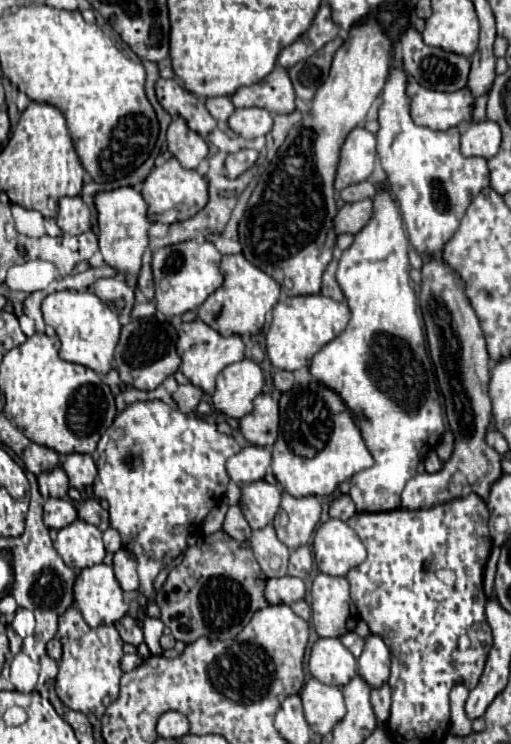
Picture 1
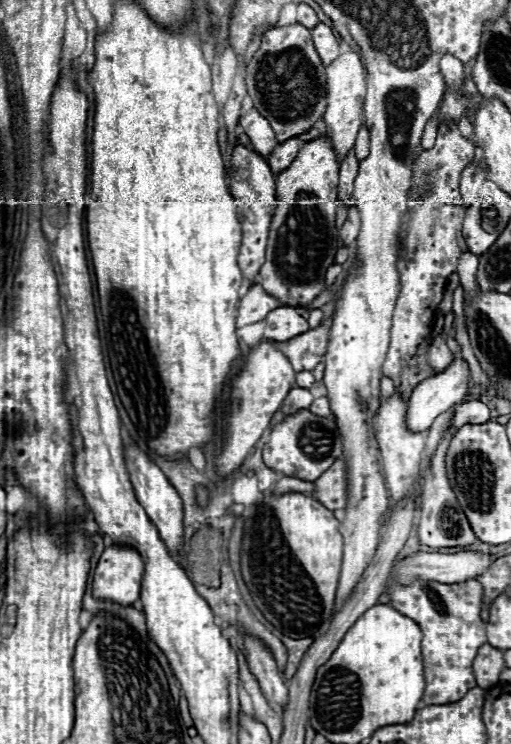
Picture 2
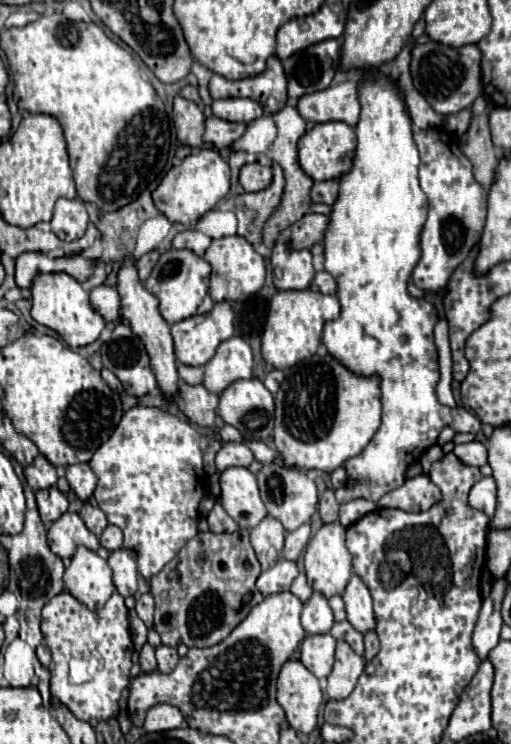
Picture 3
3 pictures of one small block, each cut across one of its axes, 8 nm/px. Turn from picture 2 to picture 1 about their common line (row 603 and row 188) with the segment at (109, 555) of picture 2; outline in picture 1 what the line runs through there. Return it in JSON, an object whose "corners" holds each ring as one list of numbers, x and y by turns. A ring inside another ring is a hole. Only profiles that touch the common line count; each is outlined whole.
{"corners":[[122,186,122,188,116,188,116,190,98,192,94,196,94,204,96,204,96,210,98,210,100,252,106,260,106,264,116,268,118,272,124,272,126,282,134,288,138,272,140,272,142,254,144,254,144,248,148,246,148,234,146,232,150,228,150,222,146,218,146,202,136,188]]}

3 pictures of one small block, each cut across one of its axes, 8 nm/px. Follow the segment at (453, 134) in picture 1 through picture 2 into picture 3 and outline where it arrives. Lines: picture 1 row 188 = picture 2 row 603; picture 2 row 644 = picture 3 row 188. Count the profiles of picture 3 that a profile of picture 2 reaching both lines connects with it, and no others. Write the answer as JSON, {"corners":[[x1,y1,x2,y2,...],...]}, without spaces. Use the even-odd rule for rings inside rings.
{"corners":[[416,130,414,132,414,140,418,144,420,150,420,186,424,190,424,194,428,196,428,220,422,228,422,240,420,240,420,248,422,248,422,258,418,262,418,266,412,272,412,282,422,288,424,292,440,292,446,288,450,276,454,274,454,270,468,258,470,250,480,242,482,236,482,228,486,222,486,192,484,188,474,180,472,174,472,164,470,160,458,150,458,144,452,140,446,142,446,136,440,130]]}

